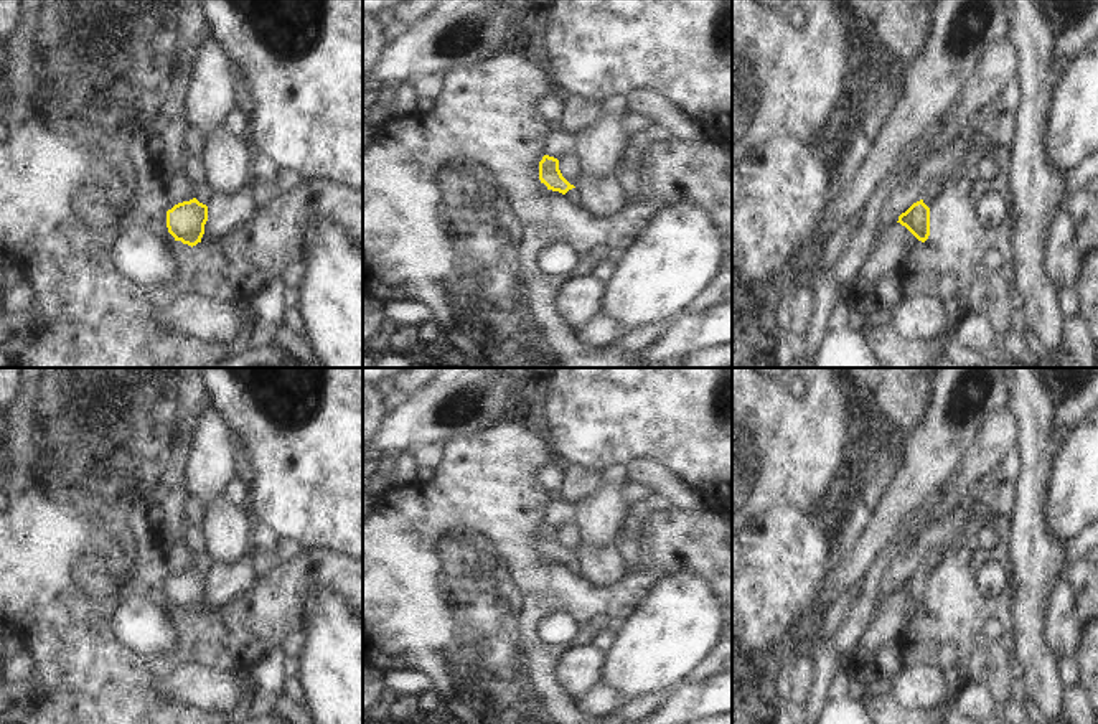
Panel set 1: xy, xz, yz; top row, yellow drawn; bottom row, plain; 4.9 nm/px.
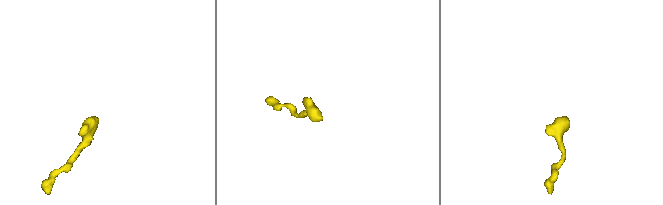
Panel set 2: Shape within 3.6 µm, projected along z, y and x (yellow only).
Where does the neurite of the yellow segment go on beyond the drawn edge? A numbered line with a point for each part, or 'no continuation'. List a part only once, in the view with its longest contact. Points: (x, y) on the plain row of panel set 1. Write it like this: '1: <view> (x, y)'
1: xy (203, 564)

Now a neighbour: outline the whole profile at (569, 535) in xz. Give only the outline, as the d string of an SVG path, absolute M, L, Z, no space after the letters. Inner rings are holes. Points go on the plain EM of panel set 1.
M575 521L559 528L559 539L570 554L577 556L582 538Z

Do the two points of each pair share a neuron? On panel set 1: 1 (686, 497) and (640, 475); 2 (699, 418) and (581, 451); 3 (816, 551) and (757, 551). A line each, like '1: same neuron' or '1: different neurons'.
1: same neuron
2: same neuron
3: same neuron

